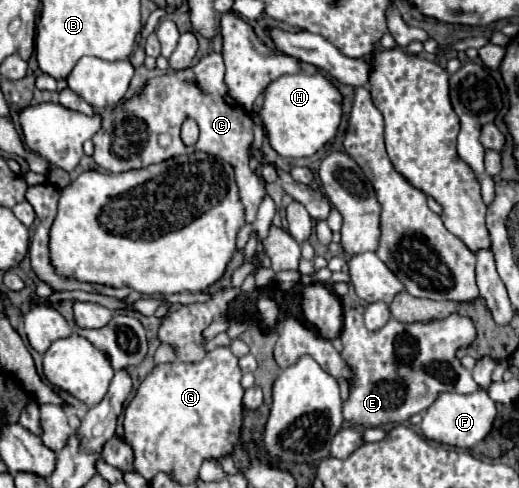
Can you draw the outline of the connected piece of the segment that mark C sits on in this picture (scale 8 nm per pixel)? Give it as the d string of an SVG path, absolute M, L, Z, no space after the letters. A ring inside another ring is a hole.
M214 51L204 55L188 69L168 71L150 79L140 95L122 101L110 111L92 141L94 161L110 173L128 171L132 167L146 167L170 159L172 155L184 155L192 151L208 151L210 155L232 163L248 223L254 223L258 207L266 197L262 179L248 167L250 145L254 141L254 121L246 109L230 97L228 85L224 81L224 59ZM186 117L192 117L200 127L200 139L190 147L184 145L180 137L180 129Z

